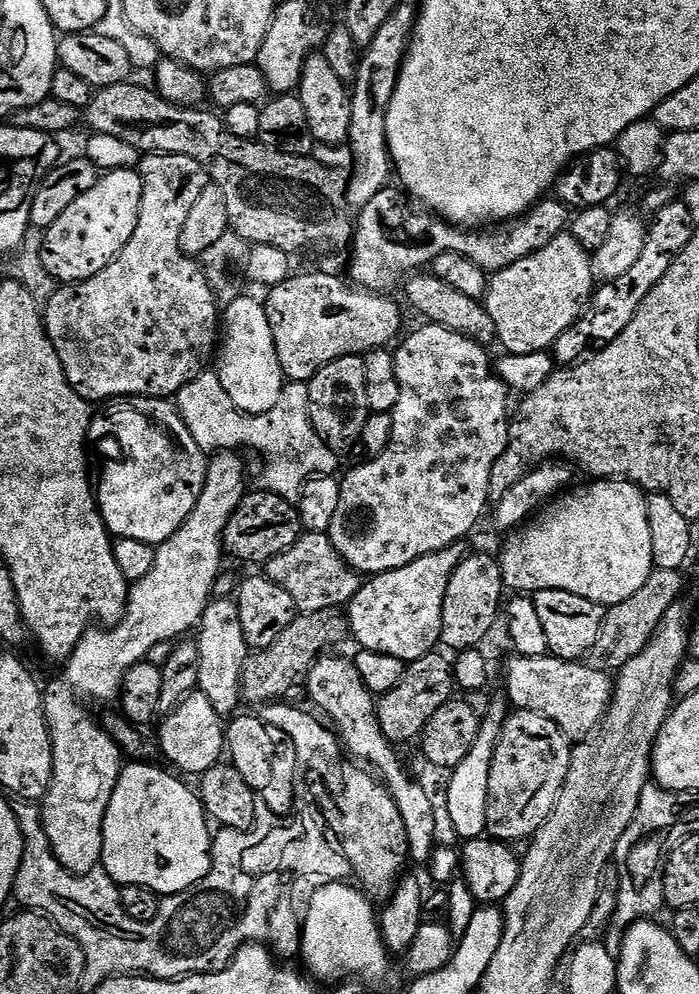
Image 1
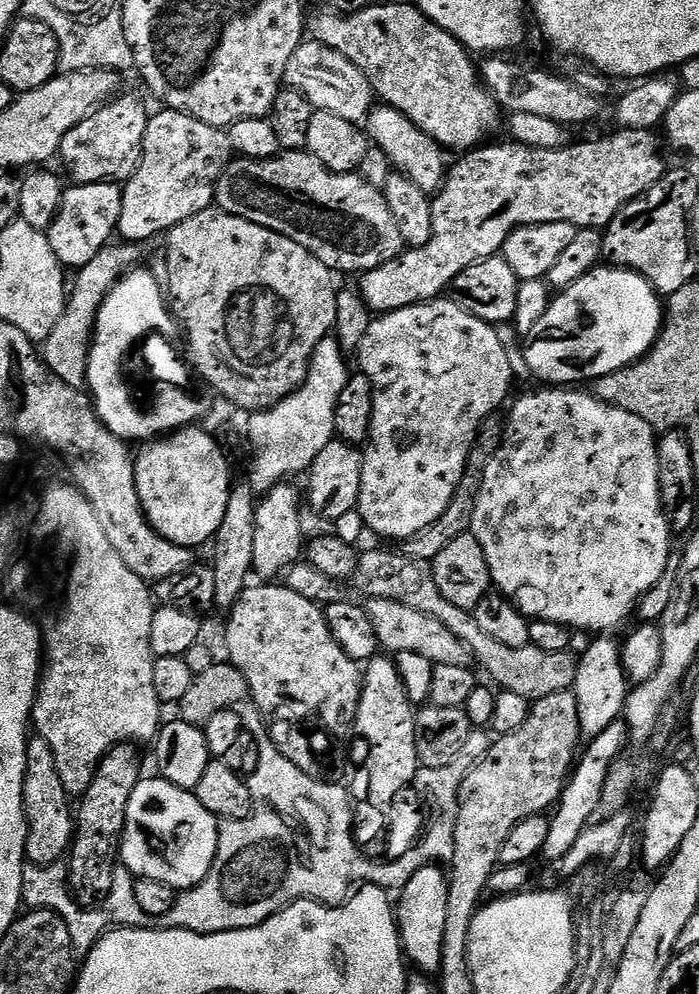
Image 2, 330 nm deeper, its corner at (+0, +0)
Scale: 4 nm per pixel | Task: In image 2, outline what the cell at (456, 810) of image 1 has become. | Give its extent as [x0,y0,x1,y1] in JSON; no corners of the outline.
[398,866,448,970]

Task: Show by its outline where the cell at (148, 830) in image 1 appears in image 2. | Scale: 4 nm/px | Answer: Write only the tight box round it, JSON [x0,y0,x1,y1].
[120,778,220,890]

